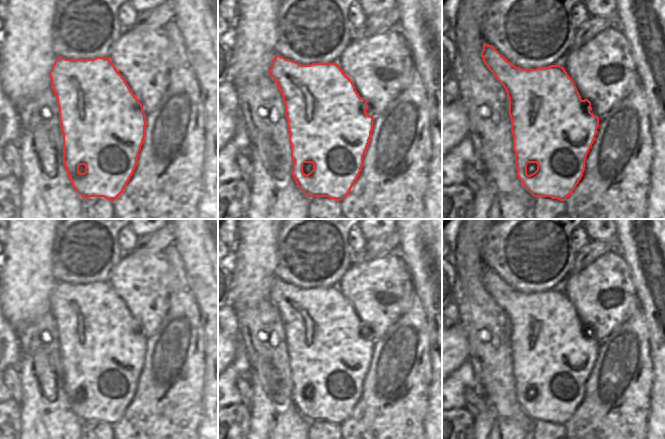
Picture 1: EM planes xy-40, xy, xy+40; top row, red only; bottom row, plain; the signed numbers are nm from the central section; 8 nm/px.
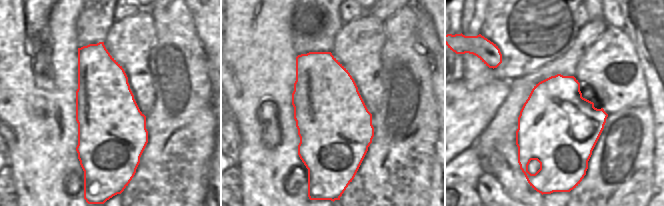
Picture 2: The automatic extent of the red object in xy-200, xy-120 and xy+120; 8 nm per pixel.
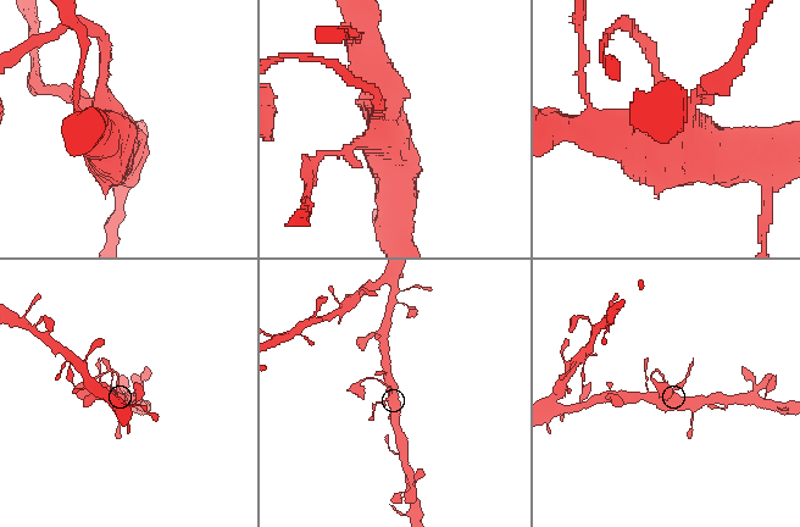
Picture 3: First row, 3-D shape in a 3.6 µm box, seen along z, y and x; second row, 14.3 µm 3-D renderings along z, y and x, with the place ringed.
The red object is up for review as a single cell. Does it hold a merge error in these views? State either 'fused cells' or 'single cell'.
fused cells

